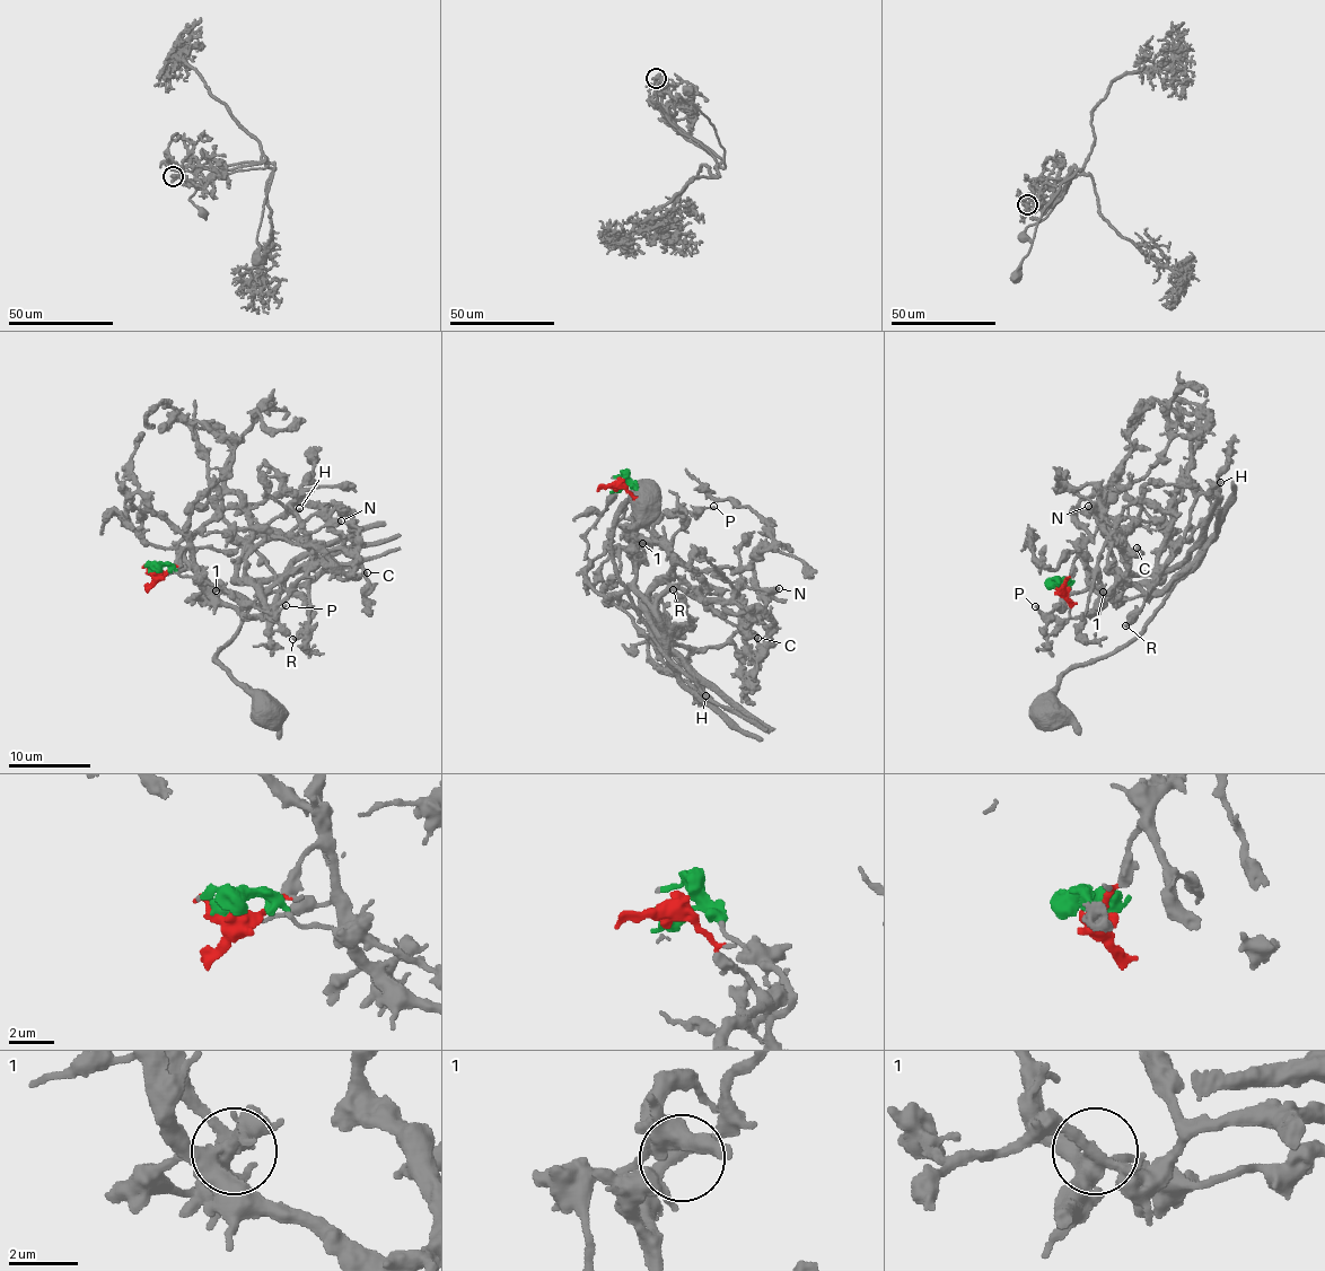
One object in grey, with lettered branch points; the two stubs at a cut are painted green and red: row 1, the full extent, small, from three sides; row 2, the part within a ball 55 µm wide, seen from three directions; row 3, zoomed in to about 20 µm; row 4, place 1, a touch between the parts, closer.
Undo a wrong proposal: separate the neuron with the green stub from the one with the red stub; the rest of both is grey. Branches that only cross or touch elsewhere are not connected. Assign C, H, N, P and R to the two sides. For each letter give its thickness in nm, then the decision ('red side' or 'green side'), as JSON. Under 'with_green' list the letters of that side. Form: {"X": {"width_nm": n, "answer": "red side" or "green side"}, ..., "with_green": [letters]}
{"C": {"width_nm": 280, "answer": "red side"}, "H": {"width_nm": 170, "answer": "green side"}, "N": {"width_nm": 500, "answer": "green side"}, "P": {"width_nm": 150, "answer": "green side"}, "R": {"width_nm": 280, "answer": "red side"}, "with_green": ["H", "N", "P"]}

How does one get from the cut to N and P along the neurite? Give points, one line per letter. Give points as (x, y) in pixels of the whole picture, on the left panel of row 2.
N: (151, 570), (167, 566), (222, 587), (212, 596), (218, 588), (261, 604), (309, 564), (312, 533), (342, 522)
P: (151, 570), (167, 566), (182, 576), (202, 576), (240, 601), (251, 599), (272, 613), (286, 605)

